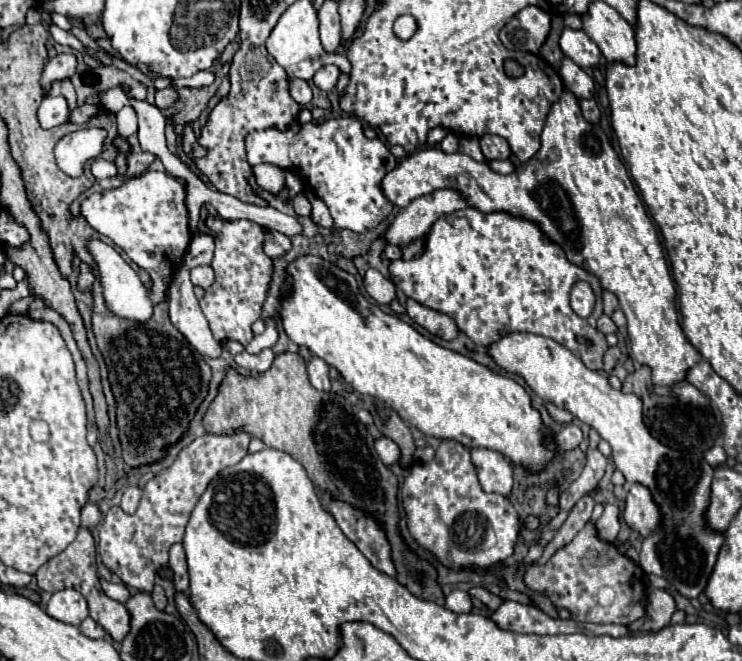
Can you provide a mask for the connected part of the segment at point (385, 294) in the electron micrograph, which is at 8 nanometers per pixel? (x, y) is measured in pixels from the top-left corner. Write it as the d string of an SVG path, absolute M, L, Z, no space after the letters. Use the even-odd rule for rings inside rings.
M366 270L364 288L378 304L390 304L396 298L396 286L392 280L384 278L378 270Z

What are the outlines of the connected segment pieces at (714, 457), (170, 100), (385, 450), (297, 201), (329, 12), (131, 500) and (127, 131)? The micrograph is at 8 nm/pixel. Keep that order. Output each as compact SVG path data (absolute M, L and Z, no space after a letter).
M712 446L710 450L704 452L704 460L706 460L712 468L716 468L716 466L720 466L720 464L726 462L726 452L724 452L722 446Z
M166 88L166 90L156 90L156 106L158 108L170 108L176 100L178 100L178 92L174 88Z
M380 438L380 440L376 440L374 448L376 448L380 460L382 460L386 466L392 466L392 464L398 464L398 462L400 462L398 444L394 444L390 438Z
M302 192L294 196L294 200L292 200L292 206L294 206L296 214L300 214L300 216L310 216L310 210L312 210L312 206L310 206L308 198L306 198Z
M324 2L318 10L320 18L320 40L326 52L334 52L340 46L340 16L338 2Z
M138 486L126 488L126 490L124 490L124 496L122 496L122 502L120 502L120 508L122 508L126 514L134 514L134 510L138 508L140 496L142 496L142 490L140 490Z
M132 106L122 108L116 116L118 116L118 132L124 138L128 138L130 134L134 134L138 130L138 120L136 120L136 114L134 114L134 108Z

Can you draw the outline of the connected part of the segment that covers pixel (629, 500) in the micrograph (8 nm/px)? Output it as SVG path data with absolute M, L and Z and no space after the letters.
M634 484L624 500L624 510L622 510L624 522L636 530L640 536L648 536L660 522L660 512L658 506L654 504L650 490L642 484Z

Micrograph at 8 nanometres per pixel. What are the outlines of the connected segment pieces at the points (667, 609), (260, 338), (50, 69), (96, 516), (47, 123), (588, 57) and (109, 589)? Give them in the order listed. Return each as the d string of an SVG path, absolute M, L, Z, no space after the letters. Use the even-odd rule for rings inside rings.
M648 590L652 592L652 598L648 598L648 604L652 604L652 630L660 630L670 624L670 618L676 610L674 598L666 590Z
M270 316L270 318L266 320L266 330L264 330L262 334L254 336L254 340L246 346L246 352L258 354L258 352L264 350L264 348L272 348L276 342L278 342L278 322L276 322L274 316Z
M58 54L56 58L48 60L44 66L44 74L42 74L42 84L50 90L54 80L62 80L74 74L76 68L76 56L74 54Z
M88 502L88 504L82 508L82 526L88 528L88 530L92 530L92 528L96 528L96 526L100 524L100 520L102 520L102 512L100 512L98 504Z
M46 96L38 108L38 120L42 128L54 128L66 122L68 118L68 102L64 96Z
M564 28L562 36L560 36L560 48L580 68L596 66L600 60L600 48L588 38L588 34L584 30Z
M100 578L100 584L102 584L102 590L106 596L110 596L112 600L118 600L118 602L126 602L130 598L128 594L128 588L126 584L114 584L114 582L106 582L104 578Z

